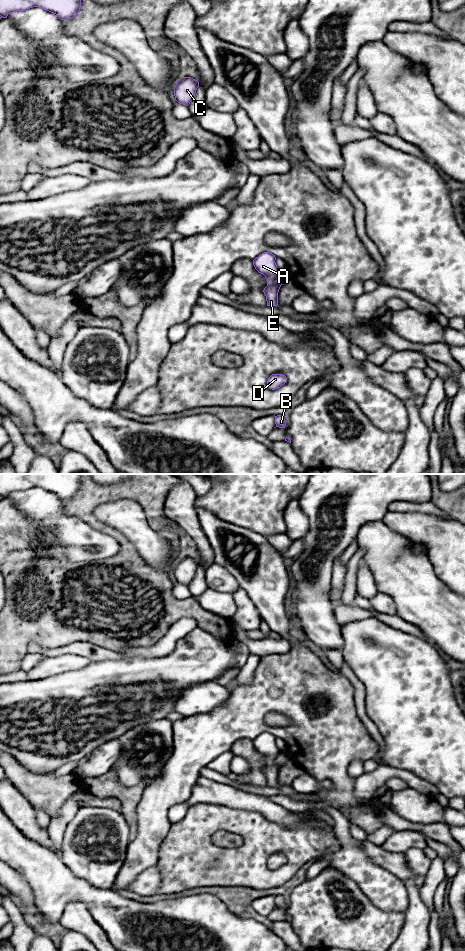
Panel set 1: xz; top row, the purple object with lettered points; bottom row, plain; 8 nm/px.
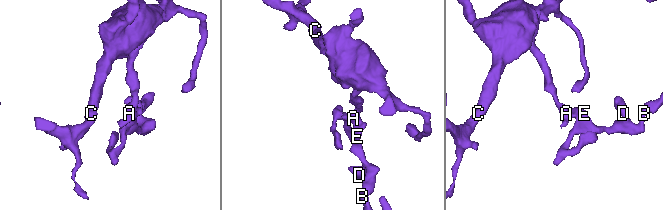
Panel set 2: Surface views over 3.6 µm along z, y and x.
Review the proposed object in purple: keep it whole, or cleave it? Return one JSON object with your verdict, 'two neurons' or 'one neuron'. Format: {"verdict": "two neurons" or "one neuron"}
{"verdict": "two neurons"}

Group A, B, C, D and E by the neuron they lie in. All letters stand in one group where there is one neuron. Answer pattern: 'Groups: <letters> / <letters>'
Groups: A C / B D E

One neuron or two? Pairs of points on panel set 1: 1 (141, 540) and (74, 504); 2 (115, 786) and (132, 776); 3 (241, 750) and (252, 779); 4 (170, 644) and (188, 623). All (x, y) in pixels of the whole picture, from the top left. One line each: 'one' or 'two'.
1: two
2: two
3: one
4: one

